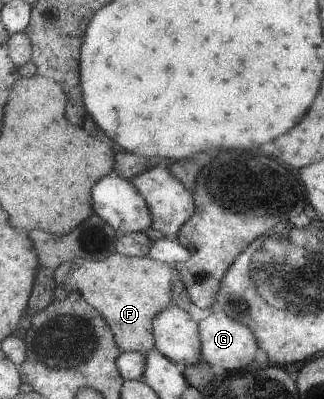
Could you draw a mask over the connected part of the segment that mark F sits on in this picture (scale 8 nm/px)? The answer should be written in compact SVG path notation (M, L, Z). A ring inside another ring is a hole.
M119 252L104 260L73 258L63 262L55 274L59 286L67 291L80 291L105 316L123 352L141 352L145 355L156 347L153 320L170 305L171 277L173 269L167 262L149 256L126 256Z

